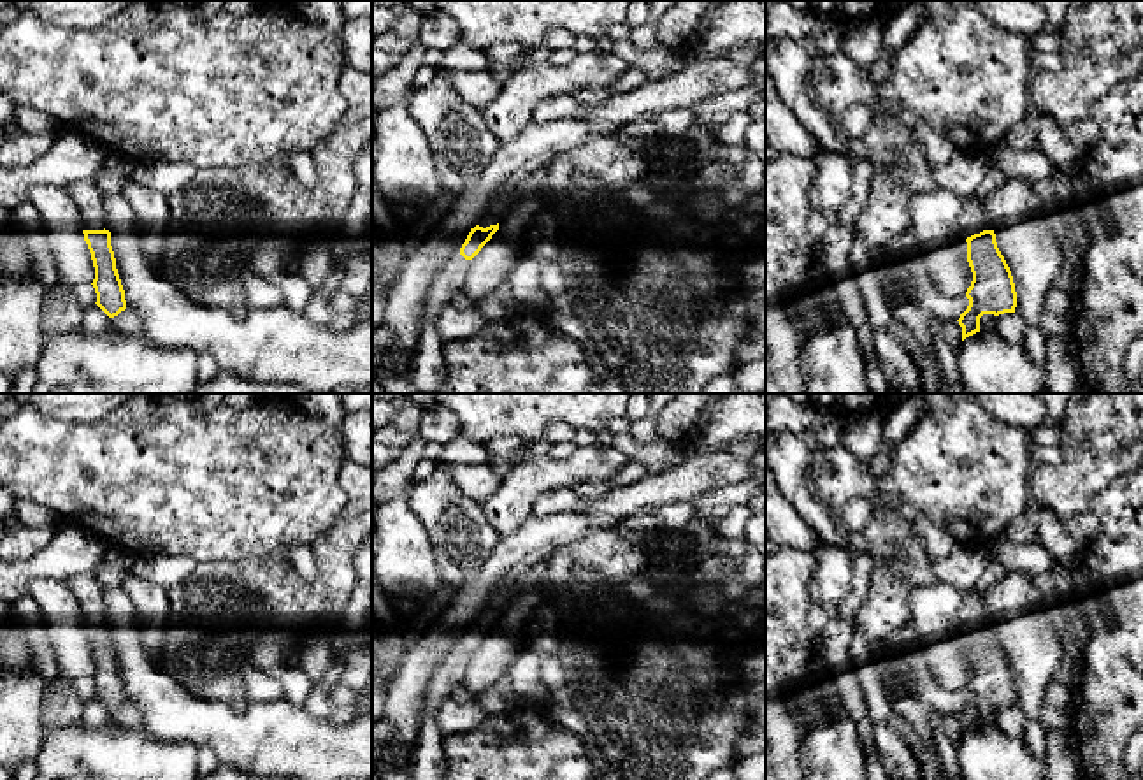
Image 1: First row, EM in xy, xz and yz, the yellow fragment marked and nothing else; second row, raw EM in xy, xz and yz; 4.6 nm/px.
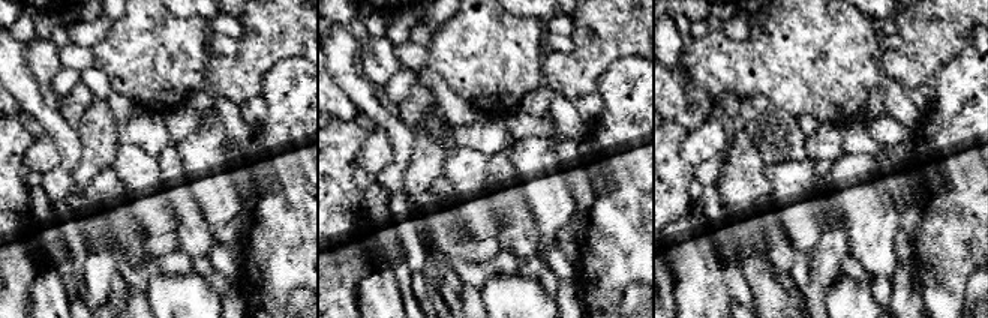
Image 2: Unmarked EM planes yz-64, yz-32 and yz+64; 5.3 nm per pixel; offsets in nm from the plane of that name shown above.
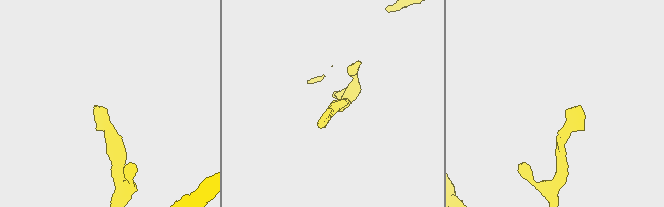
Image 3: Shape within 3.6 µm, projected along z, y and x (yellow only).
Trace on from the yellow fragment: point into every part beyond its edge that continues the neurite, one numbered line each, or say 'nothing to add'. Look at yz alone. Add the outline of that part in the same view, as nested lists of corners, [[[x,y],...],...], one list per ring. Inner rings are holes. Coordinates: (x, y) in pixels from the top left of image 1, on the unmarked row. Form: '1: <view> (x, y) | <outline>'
1: yz (975, 612) | [[[974,589],[964,596],[960,620],[966,632],[988,624],[988,608],[983,592]]]

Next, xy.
1: xy (88, 591) | [[[95,573],[79,574],[65,581],[75,594],[84,624],[104,624],[105,606],[102,597],[102,585],[97,581]]]

